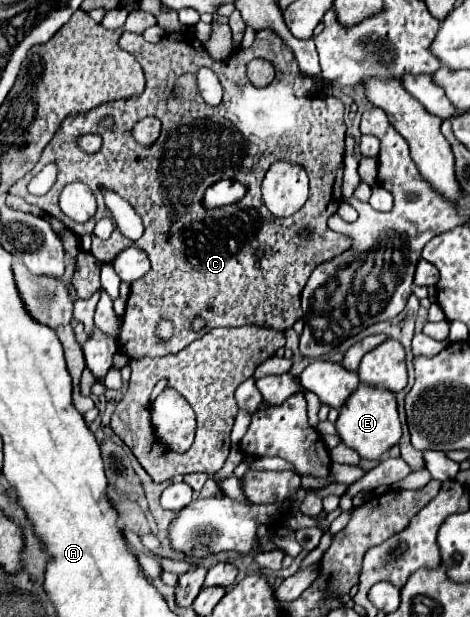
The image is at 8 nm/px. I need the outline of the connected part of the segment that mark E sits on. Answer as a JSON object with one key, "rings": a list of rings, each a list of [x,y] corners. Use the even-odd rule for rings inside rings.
{"rings":[[[361,383],[357,391],[345,401],[345,405],[339,411],[335,427],[341,437],[341,443],[355,449],[361,455],[361,459],[369,461],[381,461],[383,453],[387,453],[393,445],[397,445],[403,433],[395,395],[385,387],[371,387],[365,383]]]}

